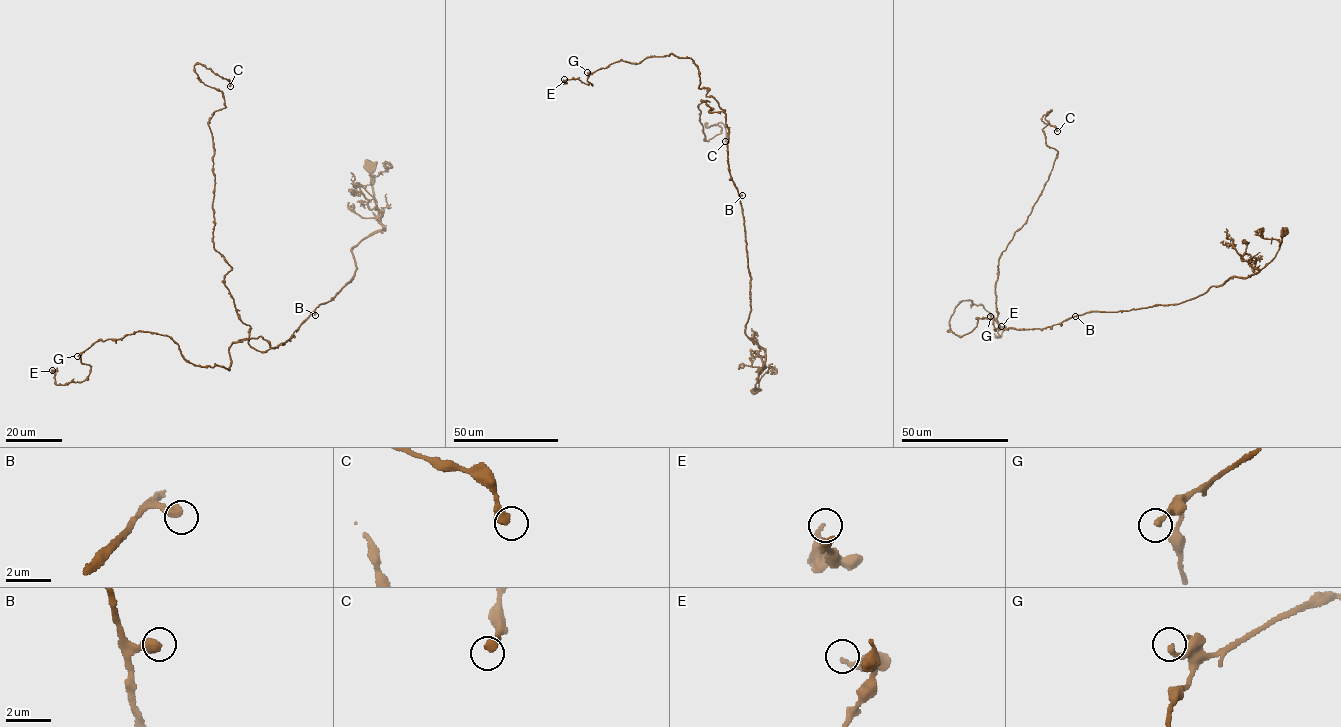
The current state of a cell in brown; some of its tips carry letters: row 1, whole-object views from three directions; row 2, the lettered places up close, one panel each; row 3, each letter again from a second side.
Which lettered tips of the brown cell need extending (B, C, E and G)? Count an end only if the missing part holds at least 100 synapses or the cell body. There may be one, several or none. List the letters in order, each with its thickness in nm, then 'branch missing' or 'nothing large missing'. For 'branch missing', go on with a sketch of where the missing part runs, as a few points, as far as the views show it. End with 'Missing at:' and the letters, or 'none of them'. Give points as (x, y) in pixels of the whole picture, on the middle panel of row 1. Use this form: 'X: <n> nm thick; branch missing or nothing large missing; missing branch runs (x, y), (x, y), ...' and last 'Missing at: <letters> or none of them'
B: 400 nm thick; nothing large missing
C: 400 nm thick; nothing large missing
E: 240 nm thick; nothing large missing
G: 260 nm thick; nothing large missing
Missing at: none of them

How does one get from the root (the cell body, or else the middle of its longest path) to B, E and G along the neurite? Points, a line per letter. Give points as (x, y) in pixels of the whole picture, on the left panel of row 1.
B: (369, 167), (385, 229), (351, 249), (356, 267), (353, 278), (317, 307), (315, 315)
E: (369, 167), (385, 229), (284, 343), (233, 342), (227, 369), (138, 331), (83, 351), (83, 381), (52, 370)
G: (369, 167), (385, 229), (351, 249), (353, 278), (284, 343), (233, 342), (227, 369), (138, 331), (77, 356)

